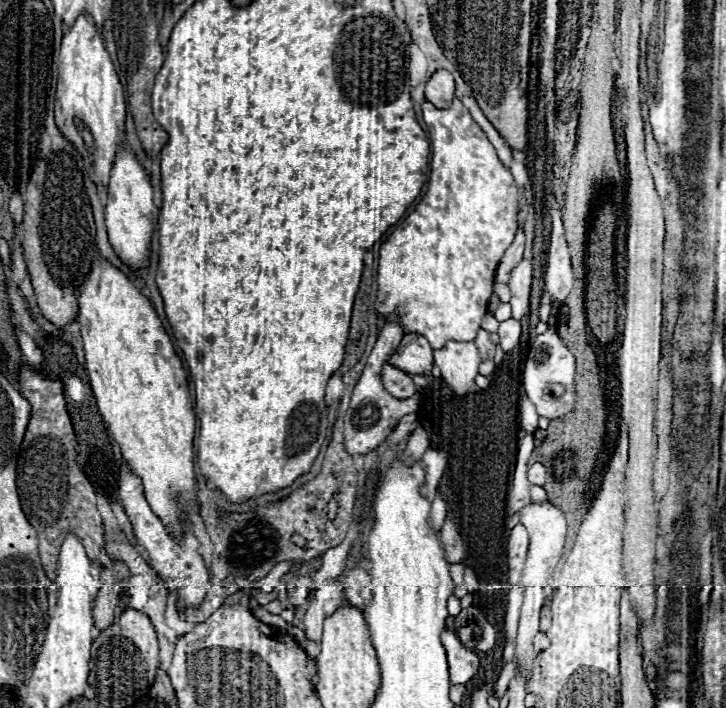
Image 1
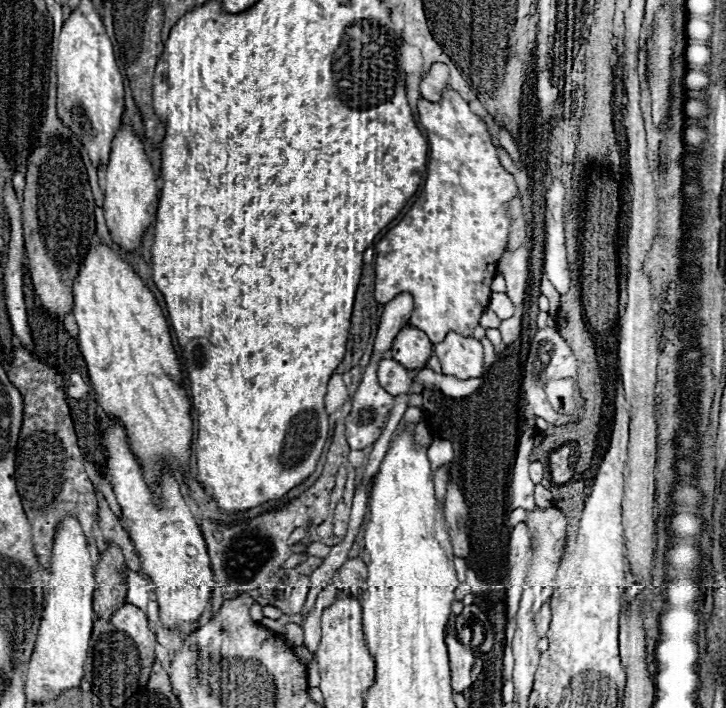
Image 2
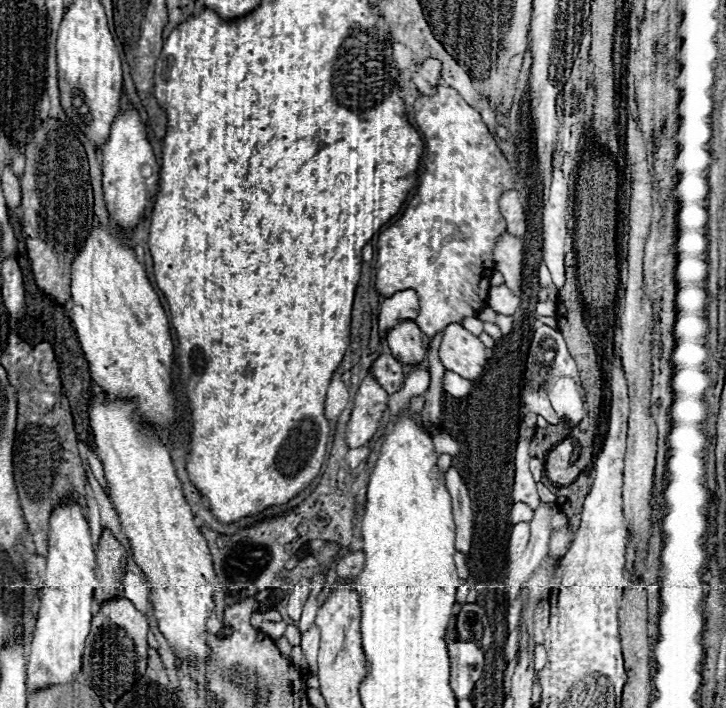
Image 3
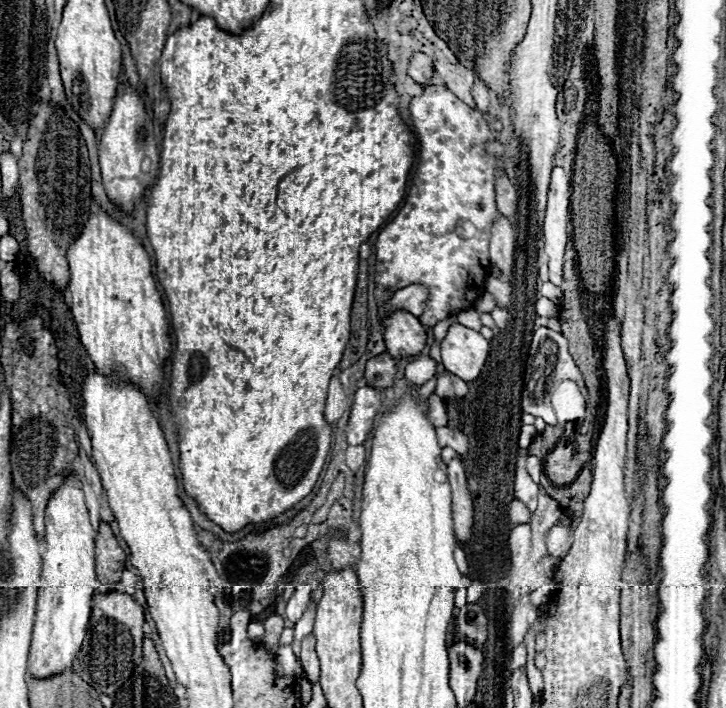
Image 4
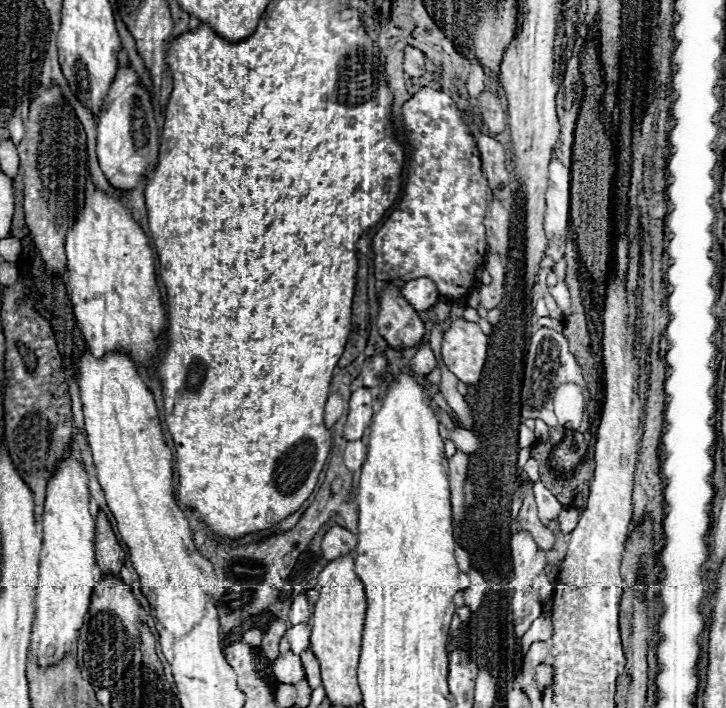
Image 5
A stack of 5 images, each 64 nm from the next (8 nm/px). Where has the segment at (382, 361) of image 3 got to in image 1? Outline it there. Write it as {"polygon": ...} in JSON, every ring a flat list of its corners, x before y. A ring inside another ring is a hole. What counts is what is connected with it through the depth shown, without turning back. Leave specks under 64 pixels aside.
{"polygon":[[384,364,382,382,384,382,384,388,396,398,410,398,416,392,412,378,392,364]]}

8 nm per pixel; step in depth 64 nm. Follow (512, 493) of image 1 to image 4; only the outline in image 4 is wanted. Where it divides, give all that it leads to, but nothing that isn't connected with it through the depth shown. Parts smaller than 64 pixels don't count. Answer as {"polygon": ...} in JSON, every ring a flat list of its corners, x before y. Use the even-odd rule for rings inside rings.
{"polygon":[[518,456,516,460,516,484,514,484,514,495,522,500,530,512,536,510,536,496,538,496,538,484,532,482,532,478,526,472,526,458]]}

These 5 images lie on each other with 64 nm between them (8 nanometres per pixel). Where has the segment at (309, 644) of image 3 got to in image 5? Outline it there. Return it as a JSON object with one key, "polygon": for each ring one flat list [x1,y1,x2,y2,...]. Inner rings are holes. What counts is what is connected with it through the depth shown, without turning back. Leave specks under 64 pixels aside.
{"polygon":[[304,650,300,654,302,658,302,664,304,664,304,670,306,670,306,680,310,684,312,690,316,690,318,686,322,686,322,680,320,680,320,666,318,666,318,660,314,658,312,650]]}

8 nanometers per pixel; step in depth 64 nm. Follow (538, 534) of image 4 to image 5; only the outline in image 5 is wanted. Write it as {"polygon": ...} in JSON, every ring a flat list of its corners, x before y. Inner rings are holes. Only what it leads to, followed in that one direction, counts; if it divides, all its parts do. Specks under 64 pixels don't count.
{"polygon":[[542,482,534,484,534,496,536,496,536,504,538,504,538,516,544,524,558,518,562,504,554,498,554,494]]}

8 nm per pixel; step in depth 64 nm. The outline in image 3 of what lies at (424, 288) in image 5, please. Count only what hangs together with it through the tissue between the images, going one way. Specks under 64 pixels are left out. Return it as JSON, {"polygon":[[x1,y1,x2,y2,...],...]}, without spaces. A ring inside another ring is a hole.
{"polygon":[[400,290,394,296,386,298,380,306,380,338,386,338,390,326,396,326,404,318,416,318,420,310,420,300,414,290]]}

